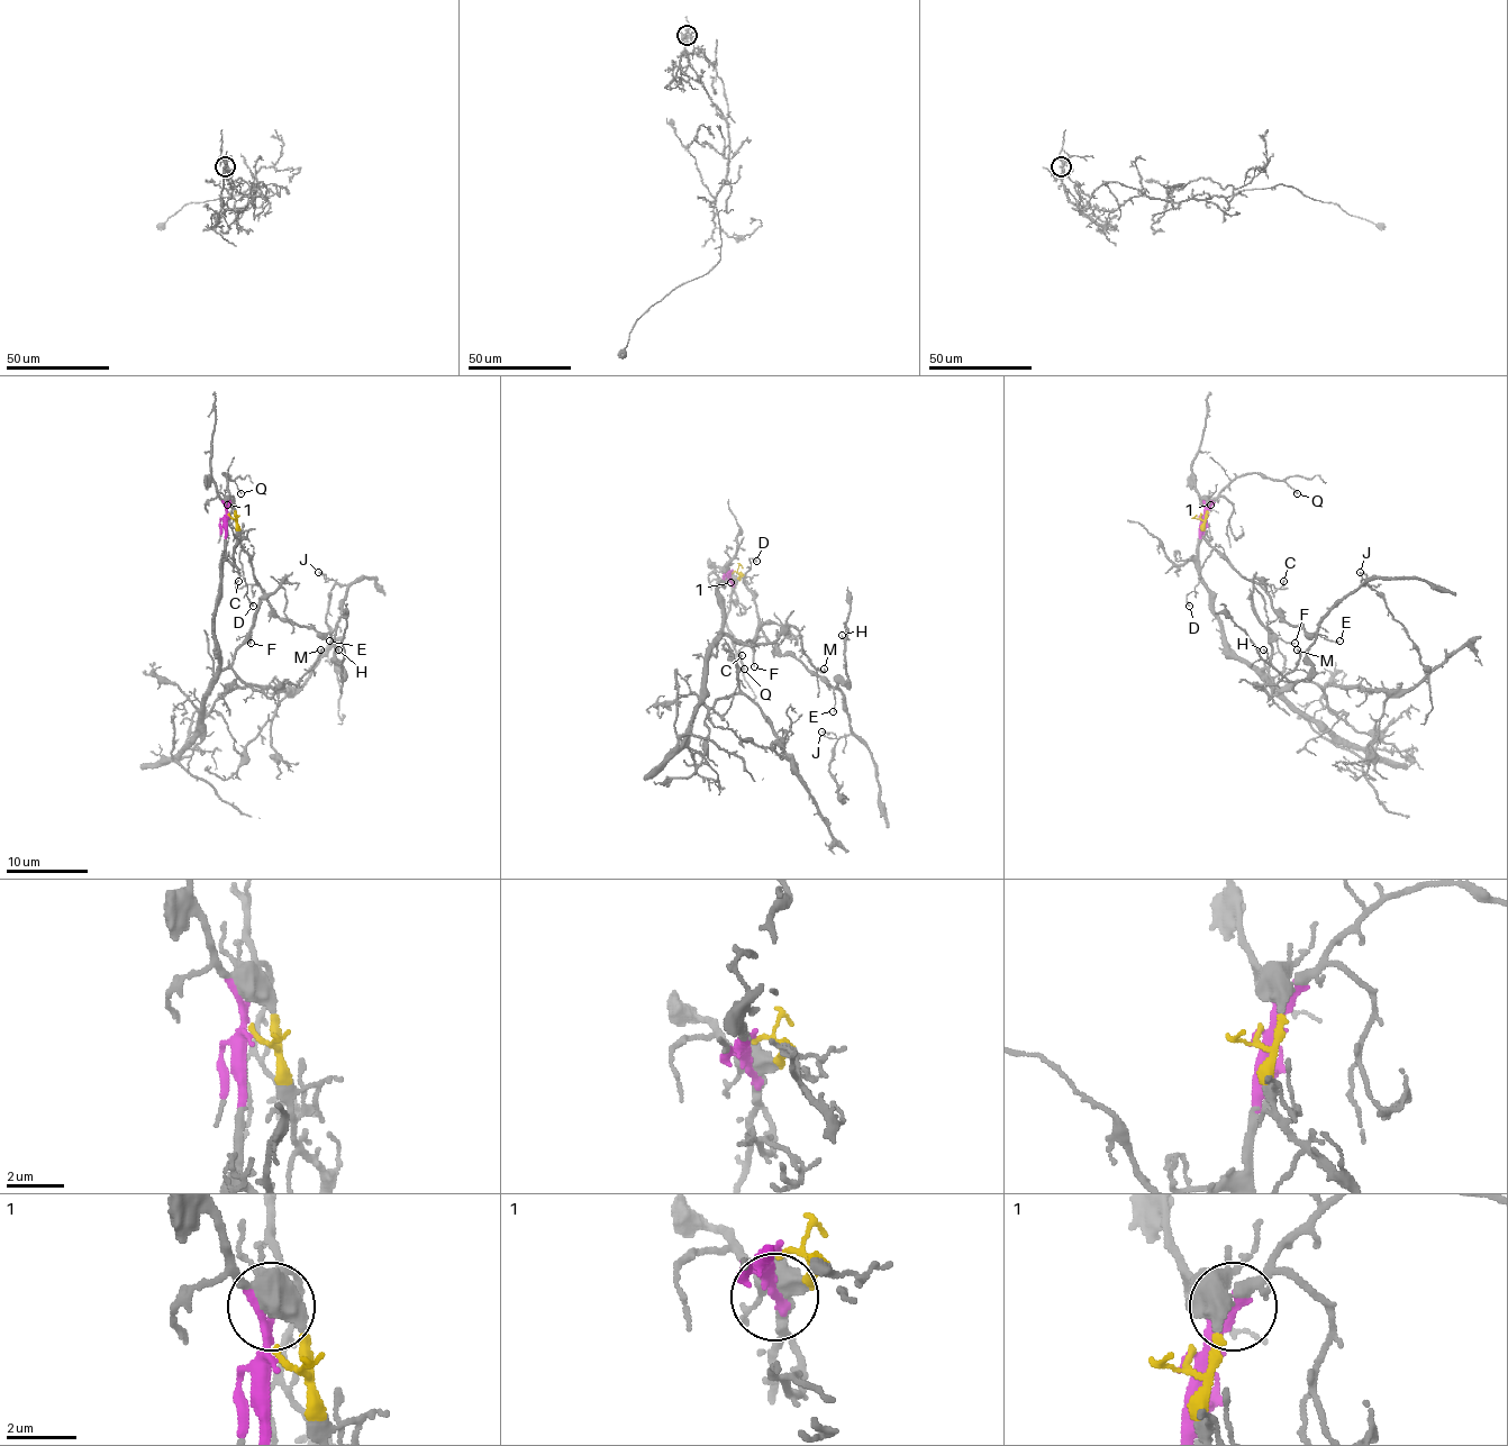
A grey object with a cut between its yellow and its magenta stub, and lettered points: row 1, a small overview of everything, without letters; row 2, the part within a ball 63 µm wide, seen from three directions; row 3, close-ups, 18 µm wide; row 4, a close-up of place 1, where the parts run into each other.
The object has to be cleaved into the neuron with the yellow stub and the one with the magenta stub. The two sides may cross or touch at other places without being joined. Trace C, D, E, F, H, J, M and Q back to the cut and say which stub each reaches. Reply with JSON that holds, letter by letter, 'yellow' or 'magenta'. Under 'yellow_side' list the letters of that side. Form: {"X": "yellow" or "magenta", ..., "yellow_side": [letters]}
{"C": "yellow", "D": "yellow", "E": "yellow", "F": "magenta", "H": "yellow", "J": "yellow", "M": "magenta", "Q": "magenta", "yellow_side": ["C", "D", "E", "H", "J"]}

